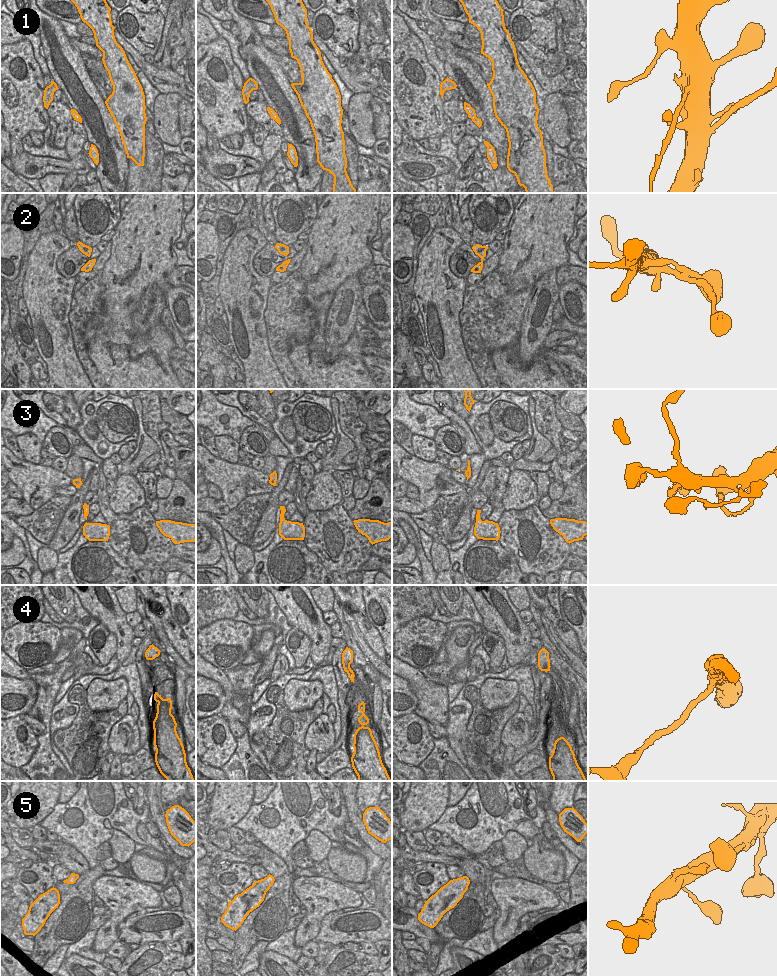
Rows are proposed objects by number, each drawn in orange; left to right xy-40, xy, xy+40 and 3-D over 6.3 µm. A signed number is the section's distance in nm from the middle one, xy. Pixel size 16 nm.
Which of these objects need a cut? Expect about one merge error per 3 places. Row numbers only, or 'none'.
1

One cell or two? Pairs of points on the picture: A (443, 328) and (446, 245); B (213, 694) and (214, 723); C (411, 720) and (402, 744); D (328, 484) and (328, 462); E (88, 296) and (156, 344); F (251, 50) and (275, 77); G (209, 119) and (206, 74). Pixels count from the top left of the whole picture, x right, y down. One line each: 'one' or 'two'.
A: one
B: two
C: one
D: two
E: two
F: one
G: one

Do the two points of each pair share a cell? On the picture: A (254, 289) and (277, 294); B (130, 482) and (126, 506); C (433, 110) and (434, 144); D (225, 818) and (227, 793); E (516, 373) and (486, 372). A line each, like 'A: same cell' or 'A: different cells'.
A: different cells
B: same cell
C: different cells
D: same cell
E: different cells

